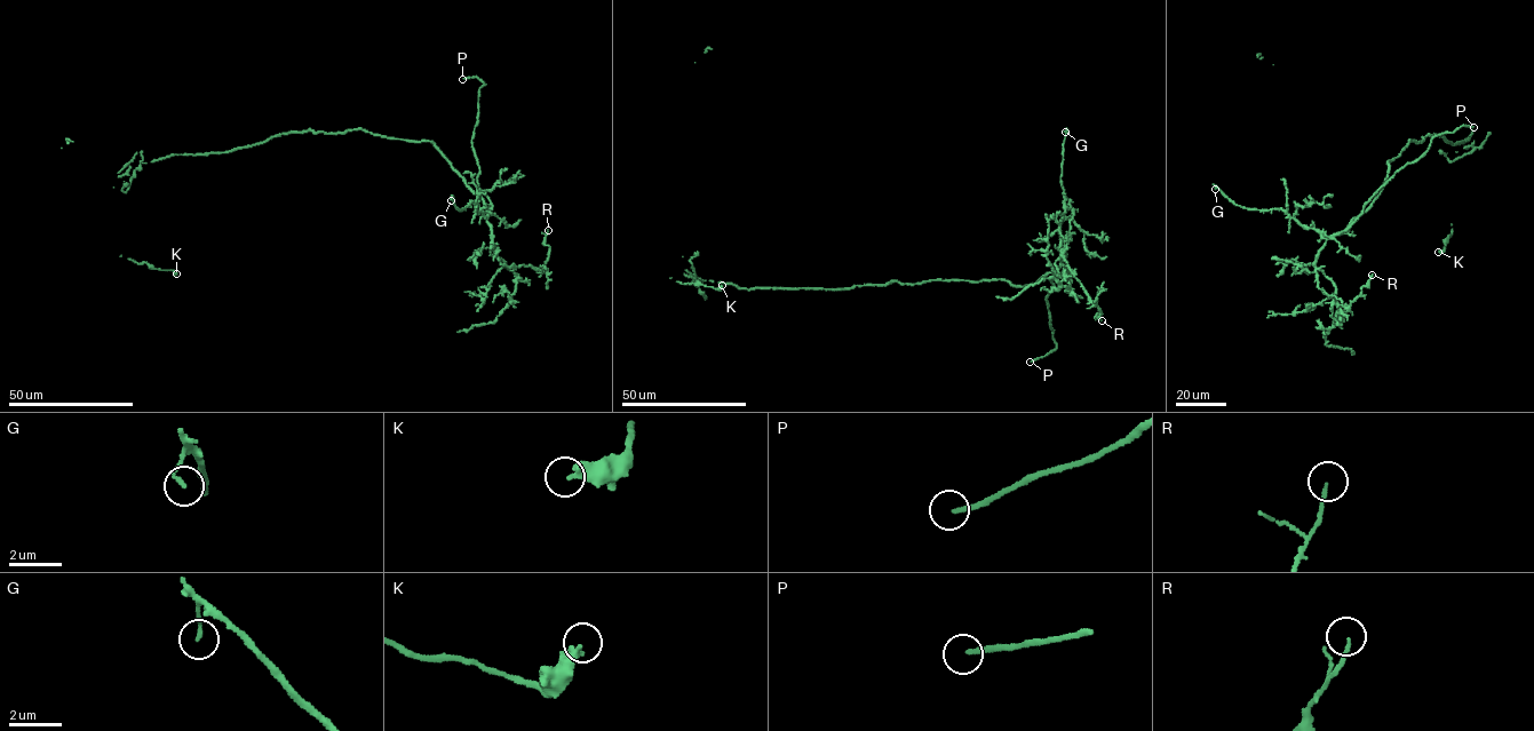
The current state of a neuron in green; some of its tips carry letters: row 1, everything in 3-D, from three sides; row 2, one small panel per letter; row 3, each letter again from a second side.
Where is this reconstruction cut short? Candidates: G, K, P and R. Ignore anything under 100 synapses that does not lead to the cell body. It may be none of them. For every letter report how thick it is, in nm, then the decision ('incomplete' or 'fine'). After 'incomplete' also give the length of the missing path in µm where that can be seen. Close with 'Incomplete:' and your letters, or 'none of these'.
G: 120 nm | fine
K: 340 nm | fine
P: 170 nm | incomplete | 9 µm
R: 110 nm | fine
Incomplete: P

